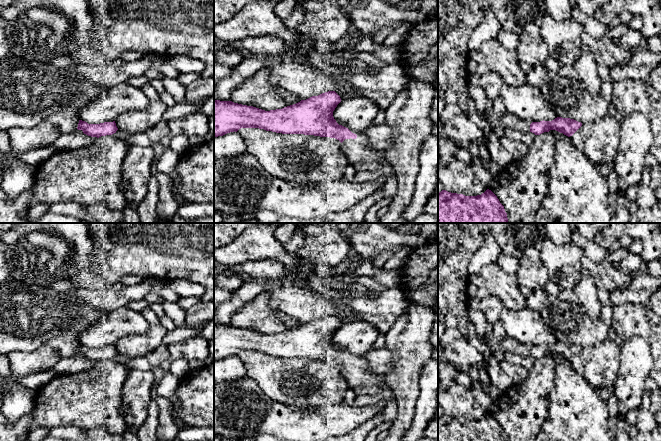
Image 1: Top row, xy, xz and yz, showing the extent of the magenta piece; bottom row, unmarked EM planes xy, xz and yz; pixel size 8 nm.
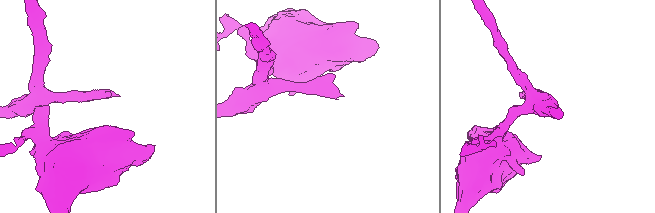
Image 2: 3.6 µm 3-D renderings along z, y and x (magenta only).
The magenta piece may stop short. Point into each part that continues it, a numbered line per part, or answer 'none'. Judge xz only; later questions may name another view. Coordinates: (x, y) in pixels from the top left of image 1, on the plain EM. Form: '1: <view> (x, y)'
1: xz (356, 374)

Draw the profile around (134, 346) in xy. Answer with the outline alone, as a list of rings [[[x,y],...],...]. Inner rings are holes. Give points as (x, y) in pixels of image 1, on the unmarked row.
[[[152,326],[144,334],[126,336],[116,344],[118,354],[129,359],[145,357],[149,352],[162,344],[167,330],[162,326]]]

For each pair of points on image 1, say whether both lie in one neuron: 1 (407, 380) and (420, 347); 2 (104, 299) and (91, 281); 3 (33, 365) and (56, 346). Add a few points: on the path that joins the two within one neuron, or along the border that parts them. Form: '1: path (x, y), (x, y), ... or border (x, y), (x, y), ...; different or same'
1: path (407, 372), (409, 359), (412, 355); same
2: border (77, 287), (87, 287), (94, 290); different
3: path (39, 359), (45, 357), (50, 352); same

